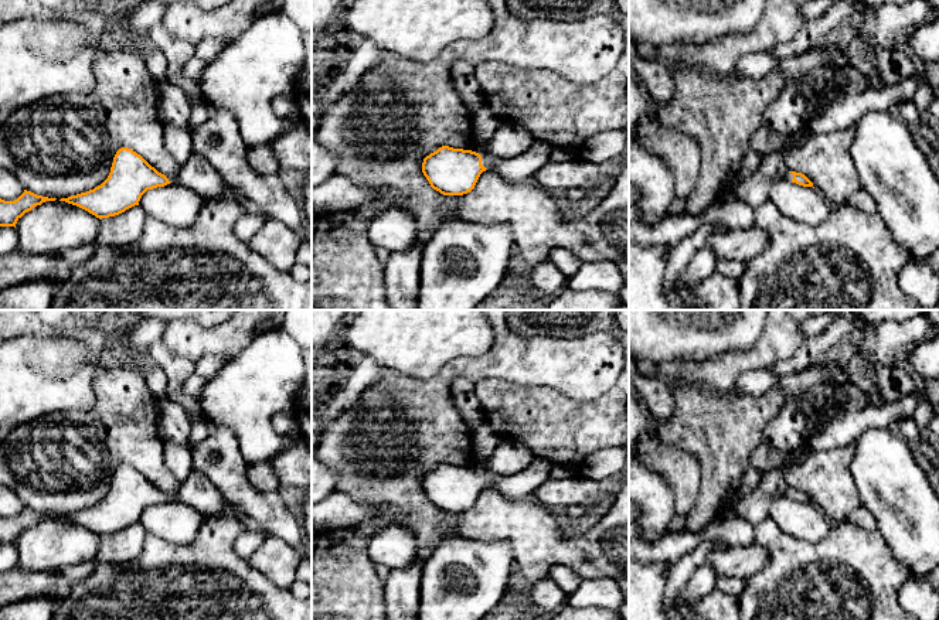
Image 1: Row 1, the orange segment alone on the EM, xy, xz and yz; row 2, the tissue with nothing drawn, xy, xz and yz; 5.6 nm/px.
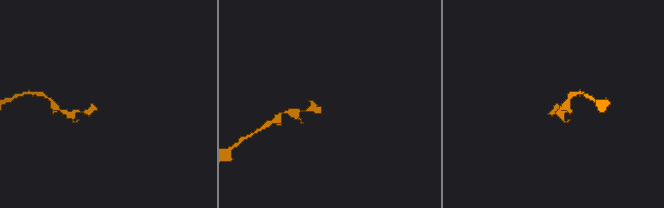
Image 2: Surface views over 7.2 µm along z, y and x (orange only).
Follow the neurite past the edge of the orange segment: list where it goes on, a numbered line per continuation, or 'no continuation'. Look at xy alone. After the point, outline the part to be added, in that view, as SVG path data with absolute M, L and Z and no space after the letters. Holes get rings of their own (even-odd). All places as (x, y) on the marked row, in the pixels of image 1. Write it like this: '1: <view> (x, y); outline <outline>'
1: xy (196, 173); outline M194 151L181 164L180 171L169 178L169 181L194 190L204 200L217 198L229 193L220 173L203 156Z

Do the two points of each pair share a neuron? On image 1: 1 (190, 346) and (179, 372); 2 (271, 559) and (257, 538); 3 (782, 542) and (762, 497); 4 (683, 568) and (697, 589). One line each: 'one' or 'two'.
1: two
2: two
3: two
4: two

